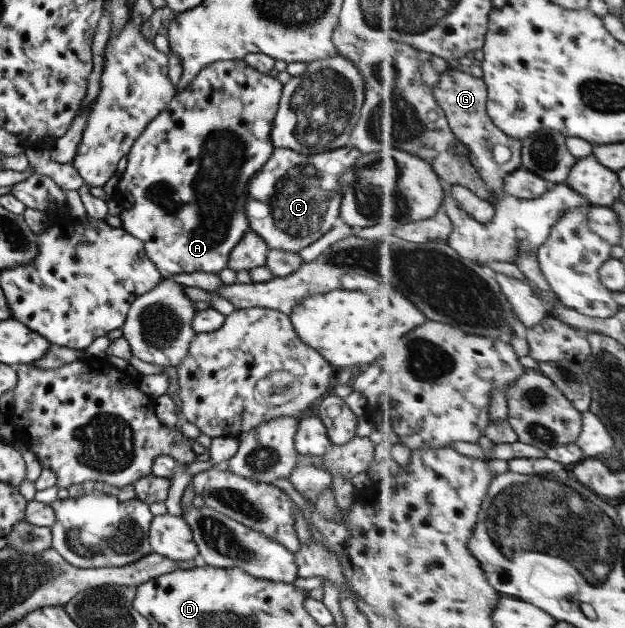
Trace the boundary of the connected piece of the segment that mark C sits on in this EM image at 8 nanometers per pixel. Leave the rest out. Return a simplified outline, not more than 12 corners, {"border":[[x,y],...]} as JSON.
{"border":[[273,148],[246,183],[248,228],[298,253],[339,217],[360,152]]}

